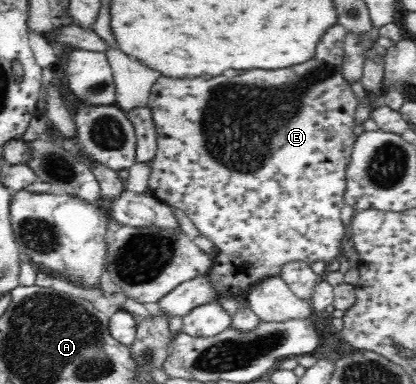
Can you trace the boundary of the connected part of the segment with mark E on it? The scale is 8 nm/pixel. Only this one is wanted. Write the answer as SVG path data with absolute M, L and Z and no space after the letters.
M338 23L334 27L336 29L330 31L330 35L322 39L322 43L318 43L318 53L314 55L314 59L302 65L286 67L284 71L246 71L244 75L234 75L234 77L216 75L173 79L163 76L160 80L156 80L150 89L148 104L153 109L154 122L157 124L156 132L159 137L155 161L148 180L149 193L180 209L194 227L212 241L216 248L216 258L212 265L212 282L218 286L222 296L248 292L250 287L262 278L279 277L281 265L290 260L312 263L338 258L342 240L349 235L348 228L341 220L341 210L344 205L345 169L352 155L354 141L356 141L354 135L351 135L351 128L354 127L357 101L349 79L342 73L345 59L343 41L346 29Z

